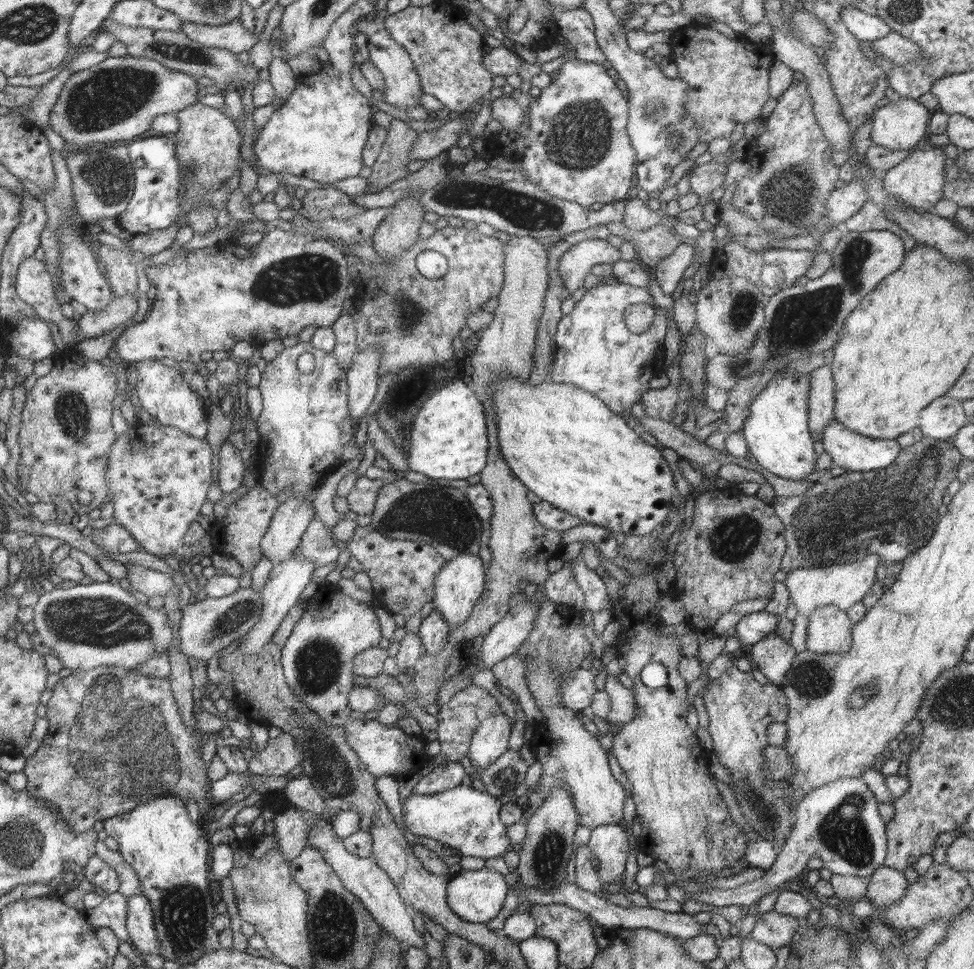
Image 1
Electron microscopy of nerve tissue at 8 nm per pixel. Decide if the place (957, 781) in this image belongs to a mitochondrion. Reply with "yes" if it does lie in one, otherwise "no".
no

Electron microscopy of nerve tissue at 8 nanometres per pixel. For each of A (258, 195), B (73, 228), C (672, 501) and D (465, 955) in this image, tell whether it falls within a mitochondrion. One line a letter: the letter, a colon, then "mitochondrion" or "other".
A: other
B: other
C: other
D: mitochondrion

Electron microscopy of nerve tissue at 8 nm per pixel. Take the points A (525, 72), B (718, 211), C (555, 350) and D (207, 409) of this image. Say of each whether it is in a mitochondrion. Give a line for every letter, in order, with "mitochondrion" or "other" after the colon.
A: other
B: other
C: other
D: other

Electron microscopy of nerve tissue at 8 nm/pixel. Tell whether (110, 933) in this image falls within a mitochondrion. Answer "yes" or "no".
no

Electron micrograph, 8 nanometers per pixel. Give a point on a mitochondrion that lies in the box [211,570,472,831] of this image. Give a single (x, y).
(317, 665)

